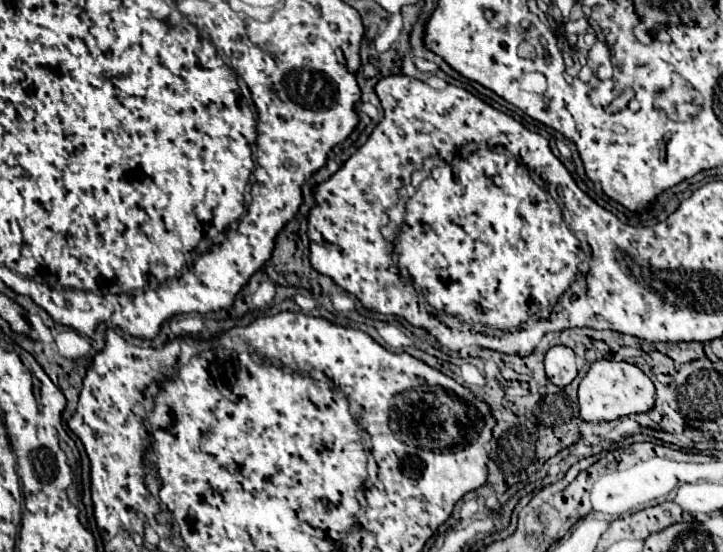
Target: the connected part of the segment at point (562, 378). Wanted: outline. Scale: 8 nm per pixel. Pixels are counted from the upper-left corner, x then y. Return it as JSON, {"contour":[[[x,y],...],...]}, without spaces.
{"contour":[[[554,345],[546,353],[546,375],[556,387],[566,387],[576,379],[576,355],[568,347]]]}

